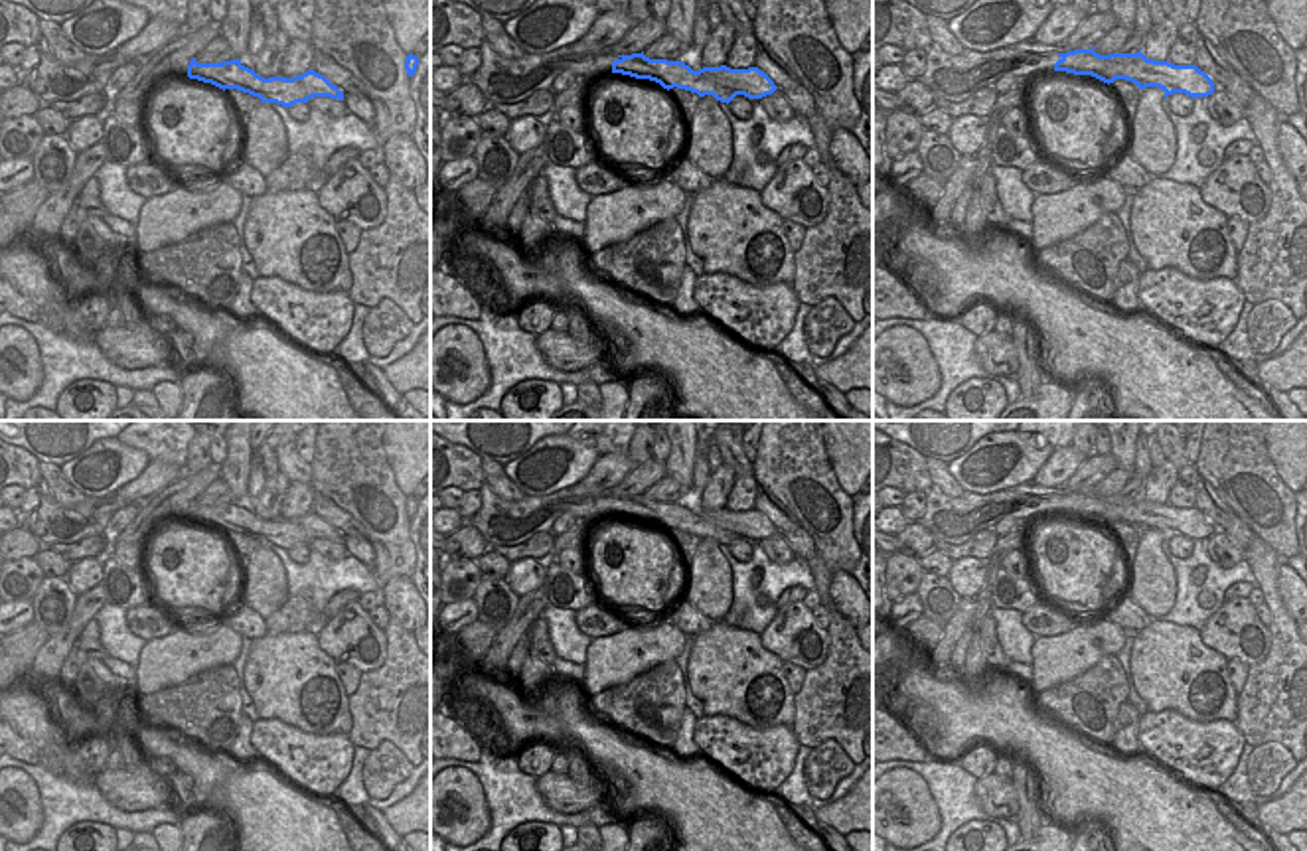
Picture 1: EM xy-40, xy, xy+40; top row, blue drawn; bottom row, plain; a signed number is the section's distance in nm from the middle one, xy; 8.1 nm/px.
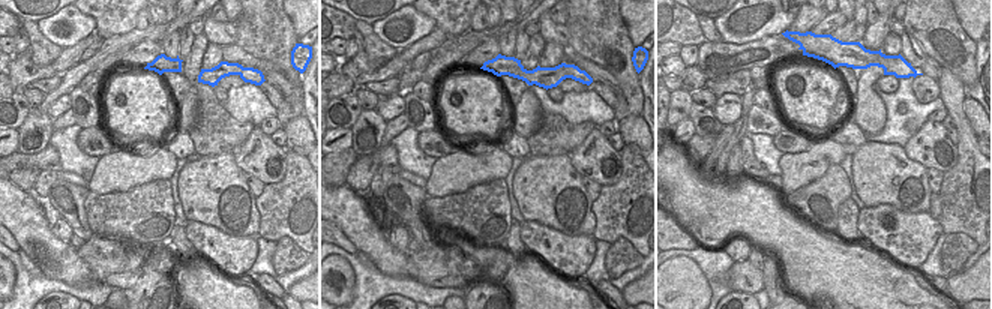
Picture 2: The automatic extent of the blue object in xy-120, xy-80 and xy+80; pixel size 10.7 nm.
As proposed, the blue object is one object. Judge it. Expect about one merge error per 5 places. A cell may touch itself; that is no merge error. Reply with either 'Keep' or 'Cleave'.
Cleave.

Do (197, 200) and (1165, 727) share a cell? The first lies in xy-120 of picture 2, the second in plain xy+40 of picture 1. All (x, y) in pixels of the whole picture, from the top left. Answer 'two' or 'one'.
two

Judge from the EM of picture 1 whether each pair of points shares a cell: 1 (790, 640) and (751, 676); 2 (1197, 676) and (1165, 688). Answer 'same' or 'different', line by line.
1: different
2: same

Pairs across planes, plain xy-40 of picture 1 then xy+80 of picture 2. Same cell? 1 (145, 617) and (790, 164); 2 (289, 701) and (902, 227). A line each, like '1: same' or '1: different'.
1: different
2: different

